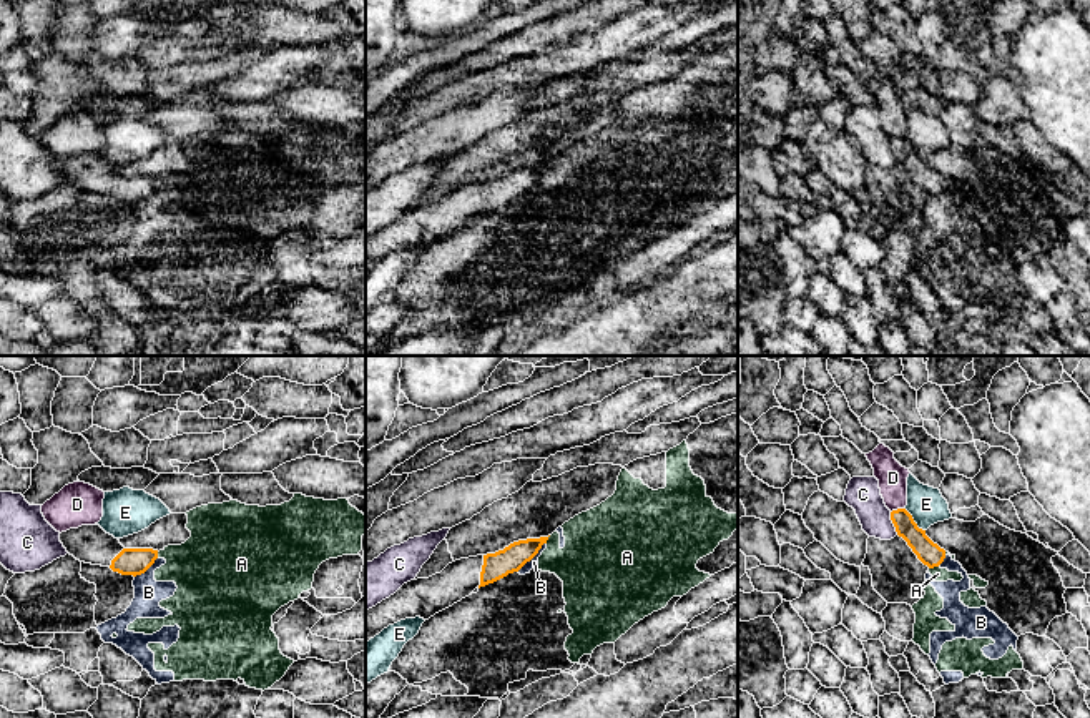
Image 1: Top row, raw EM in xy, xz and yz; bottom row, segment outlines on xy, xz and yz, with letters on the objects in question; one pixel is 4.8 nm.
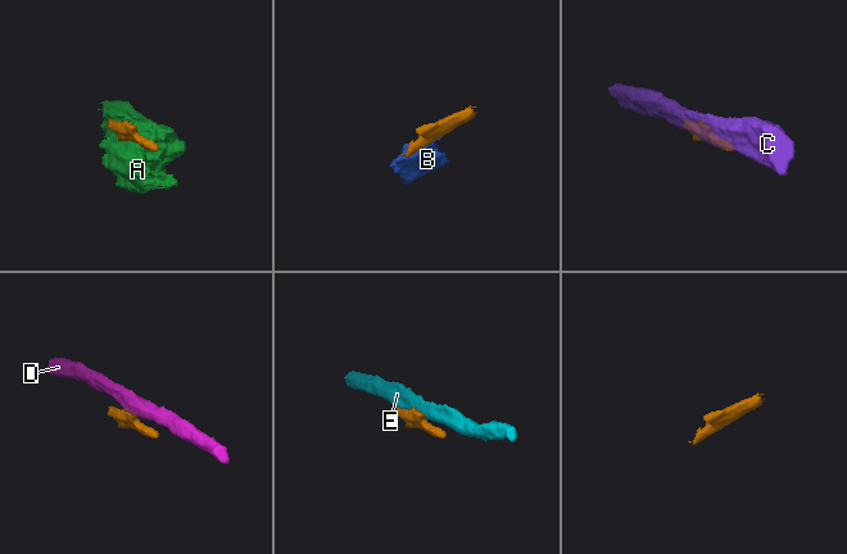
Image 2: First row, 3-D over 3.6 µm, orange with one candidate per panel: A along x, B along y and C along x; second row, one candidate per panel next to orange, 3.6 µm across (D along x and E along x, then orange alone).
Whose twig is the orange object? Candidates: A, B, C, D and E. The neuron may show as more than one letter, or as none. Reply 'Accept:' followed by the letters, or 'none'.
Accept: none

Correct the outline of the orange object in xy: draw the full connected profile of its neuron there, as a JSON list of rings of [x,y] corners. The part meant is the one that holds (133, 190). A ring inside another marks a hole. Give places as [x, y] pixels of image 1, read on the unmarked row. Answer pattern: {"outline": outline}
{"outline": [[[96,151],[61,160],[60,170],[76,188],[110,194],[121,203],[141,203],[158,186],[158,178],[153,176],[125,176]]]}

